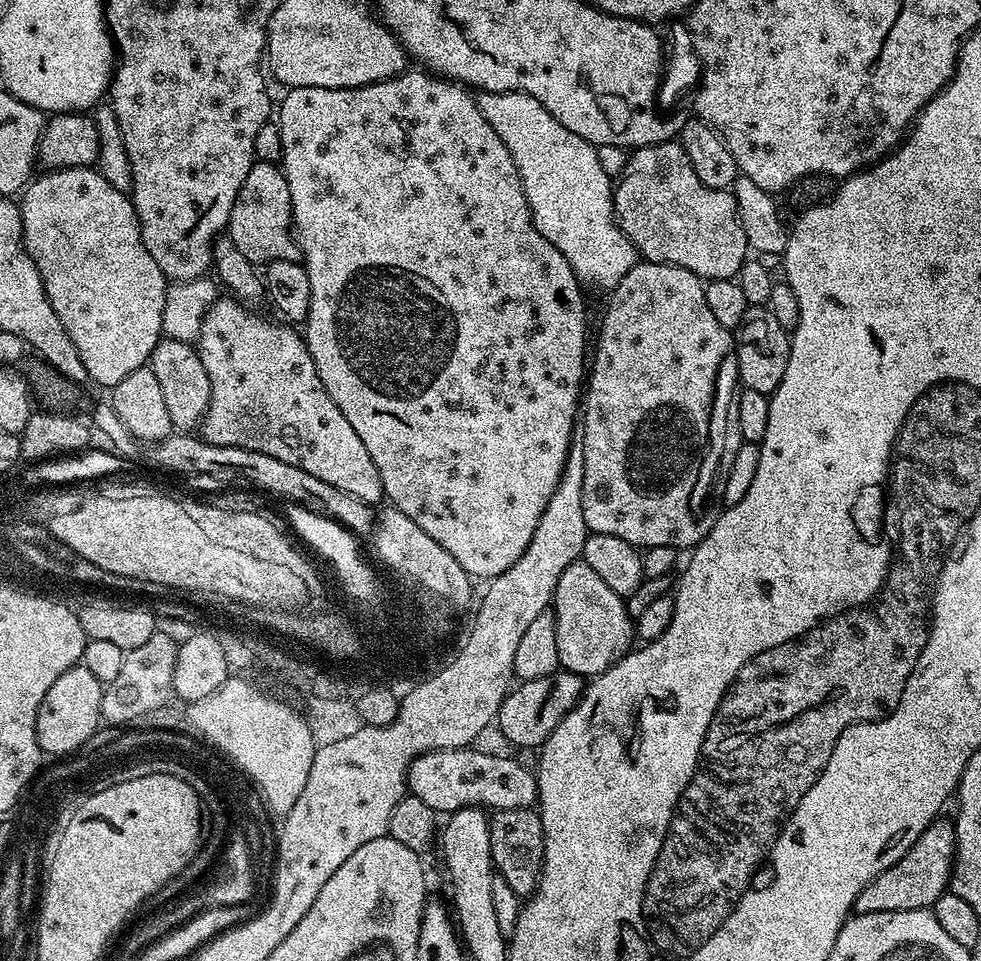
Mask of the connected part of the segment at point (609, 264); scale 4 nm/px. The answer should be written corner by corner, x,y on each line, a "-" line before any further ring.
480,92
475,97
478,110
482,110
482,118
494,126
494,134
502,138
502,146
510,150
510,158
520,175
522,190
526,194
528,209
532,215
532,225
570,262
577,280
585,289
616,288
630,274
630,270
638,263
636,247
626,238
626,234
616,223
616,210
612,207
614,180
602,170
602,162
598,162
597,145
586,142
586,138
578,138
574,130
566,130
538,98
530,98
525,92

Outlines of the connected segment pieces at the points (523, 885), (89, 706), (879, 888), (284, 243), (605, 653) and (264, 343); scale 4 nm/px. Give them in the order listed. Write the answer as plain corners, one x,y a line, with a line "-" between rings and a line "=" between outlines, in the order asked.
501,808
491,813
490,846
492,863
502,878
510,885
510,890
521,898
531,897
536,891
544,867
544,827
539,811
532,808
=
83,662
63,672
58,682
54,682
50,690
46,690
46,698
42,698
42,706
38,710
36,733
41,753
48,755
49,752
55,758
79,753
85,747
83,744
95,734
96,727
101,727
100,711
104,690
105,685
100,683
99,678
=
944,819
933,820
897,864
878,874
860,891
854,905
857,913
878,914
931,908
944,892
949,891
956,854
956,829
951,819
=
253,163
250,174
246,174
246,182
242,182
234,210
230,210
226,234
254,265
267,266
279,260
301,259
302,253
292,222
290,186
283,171
275,163
=
583,562
566,568
558,580
552,604
556,621
556,656
563,671
573,672
581,678
595,678
633,647
634,620
627,614
625,597
614,594
614,590
610,590
610,586
=
235,298
227,299
217,299
216,303
208,309
203,320
200,321
198,351
202,364
206,368
206,374
209,375
210,390
212,391
212,399
202,421
203,439
207,440
209,444
217,444
223,448
245,448
262,454
270,454
270,458
278,458
278,462
290,462
290,466
298,466
298,470
306,470
306,474
314,474
314,478
322,478
322,482
330,482
330,486
338,486
338,490
342,490
362,502
373,506
379,505
379,500
383,501
385,494
382,478
378,474
378,466
374,466
374,458
370,458
370,450
366,450
366,446
362,446
362,438
358,438
354,426
350,426
350,422
346,422
346,414
342,414
342,410
338,410
338,406
334,406
334,398
330,398
326,386
322,386
322,378
314,366
314,358
310,354
303,335
287,323
277,322
275,319
272,319
273,321
263,320
262,317
255,316
252,310

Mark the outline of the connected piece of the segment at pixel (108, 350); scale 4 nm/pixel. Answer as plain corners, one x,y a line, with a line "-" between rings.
95,167
61,168
49,171
44,175
48,176
37,175
25,187
18,200
20,221
24,227
24,248
40,272
50,306
54,306
54,314
58,314
62,326
66,326
66,332
70,334
70,342
74,342
74,346
78,346
78,354
82,354
82,364
86,366
89,379
94,384
95,382
101,384
105,390
111,390
118,382
122,382
122,378
126,378
126,374
134,374
134,370
145,367
151,361
154,346
158,346
164,330
164,311
166,310
170,282
162,274
162,270
158,270
158,262
154,262
154,258
150,258
150,250
146,250
138,214
134,210
131,199
125,193
123,196
116,189
119,187
113,181
106,179

